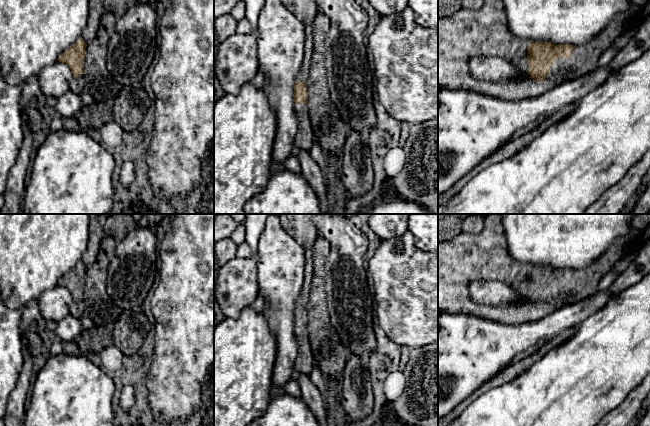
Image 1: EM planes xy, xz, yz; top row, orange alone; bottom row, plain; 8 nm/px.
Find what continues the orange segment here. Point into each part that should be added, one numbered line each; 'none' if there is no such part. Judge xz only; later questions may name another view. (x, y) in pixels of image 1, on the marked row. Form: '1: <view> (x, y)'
1: xz (304, 139)

